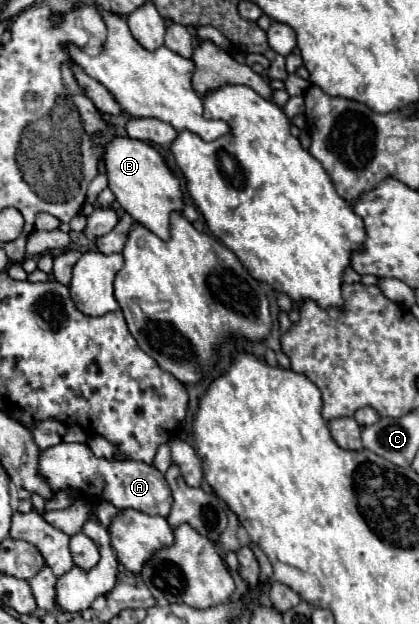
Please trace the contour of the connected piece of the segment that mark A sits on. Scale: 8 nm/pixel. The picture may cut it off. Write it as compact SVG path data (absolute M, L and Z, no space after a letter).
M60 443L52 449L40 451L38 473L50 485L50 489L74 489L79 494L98 497L100 501L112 503L116 509L136 509L148 515L166 517L172 507L172 495L164 475L148 463L142 461L116 461L98 459L84 443Z

